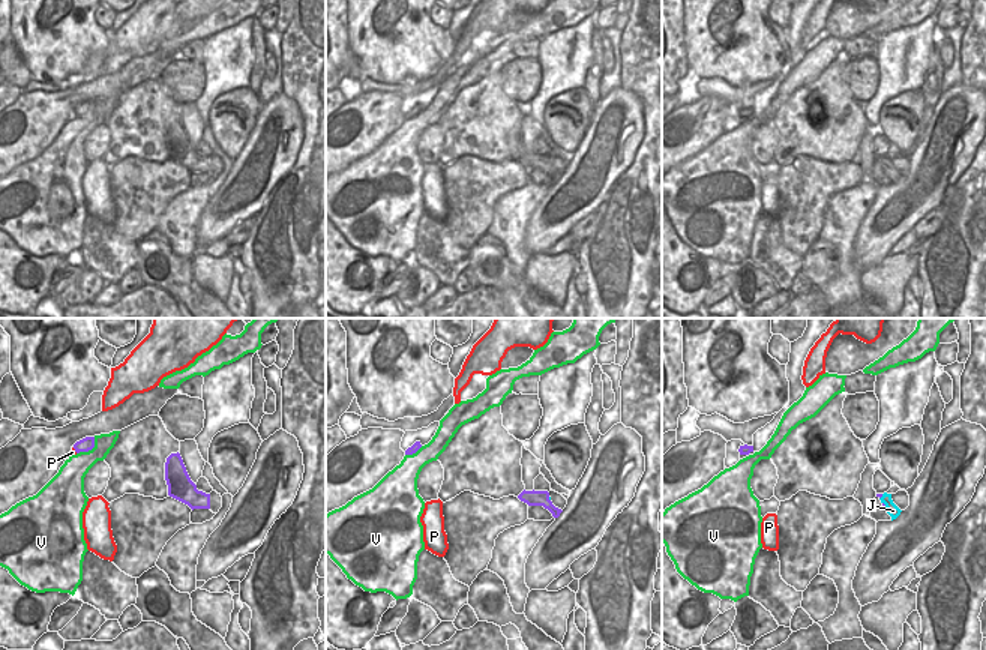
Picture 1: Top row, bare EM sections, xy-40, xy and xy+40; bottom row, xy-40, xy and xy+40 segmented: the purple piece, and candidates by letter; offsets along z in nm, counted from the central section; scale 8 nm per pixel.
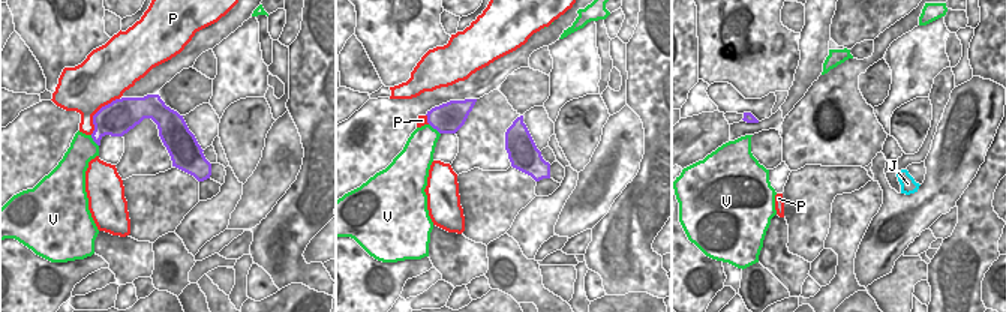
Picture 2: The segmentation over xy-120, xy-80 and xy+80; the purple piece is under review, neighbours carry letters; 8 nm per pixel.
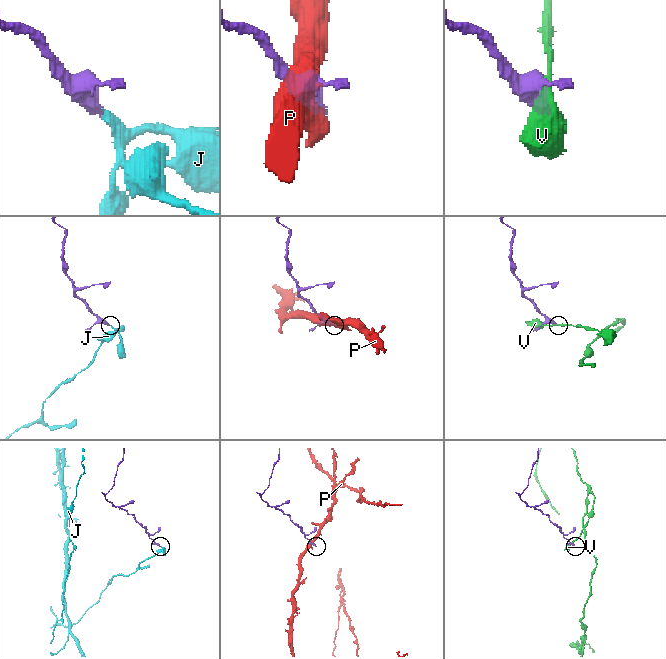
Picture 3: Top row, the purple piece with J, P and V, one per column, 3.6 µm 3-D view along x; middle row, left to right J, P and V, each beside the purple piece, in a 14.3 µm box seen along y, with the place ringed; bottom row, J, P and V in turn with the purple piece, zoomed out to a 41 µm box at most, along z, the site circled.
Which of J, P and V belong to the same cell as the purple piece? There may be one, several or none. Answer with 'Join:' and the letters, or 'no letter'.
Join: J.

